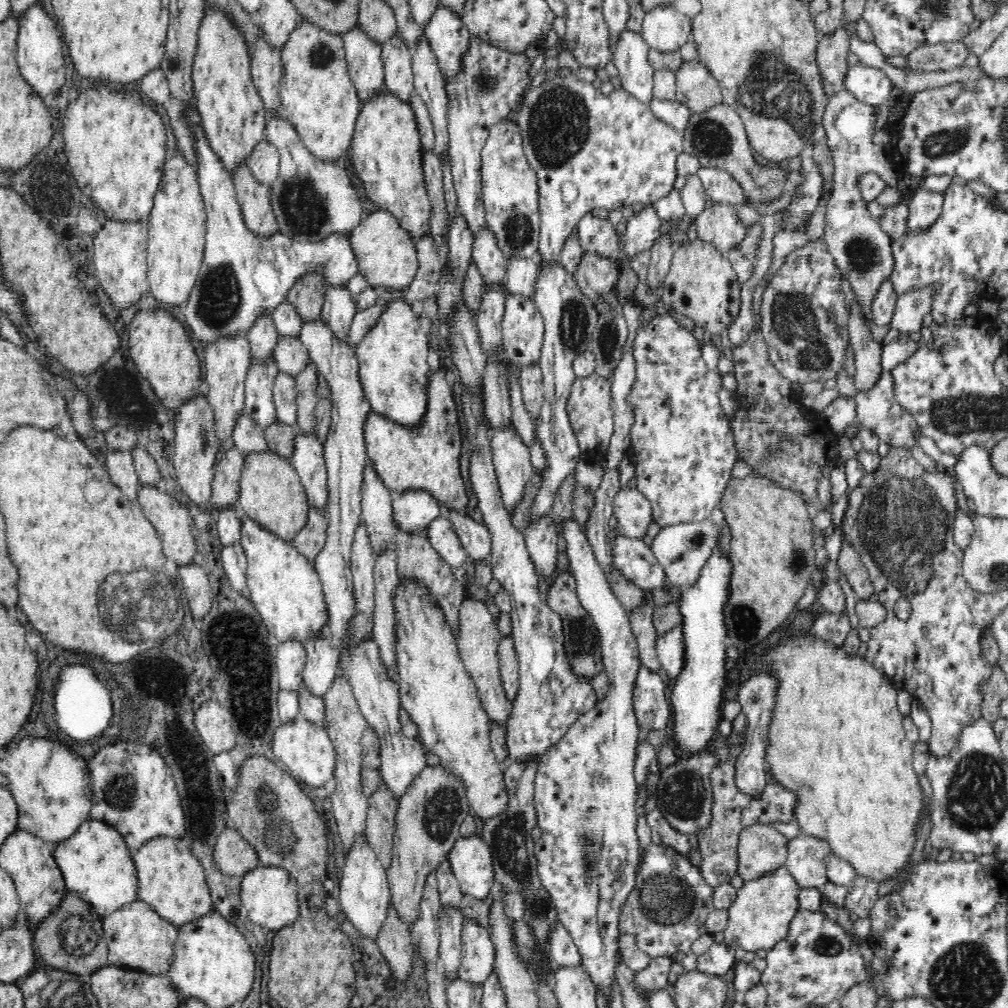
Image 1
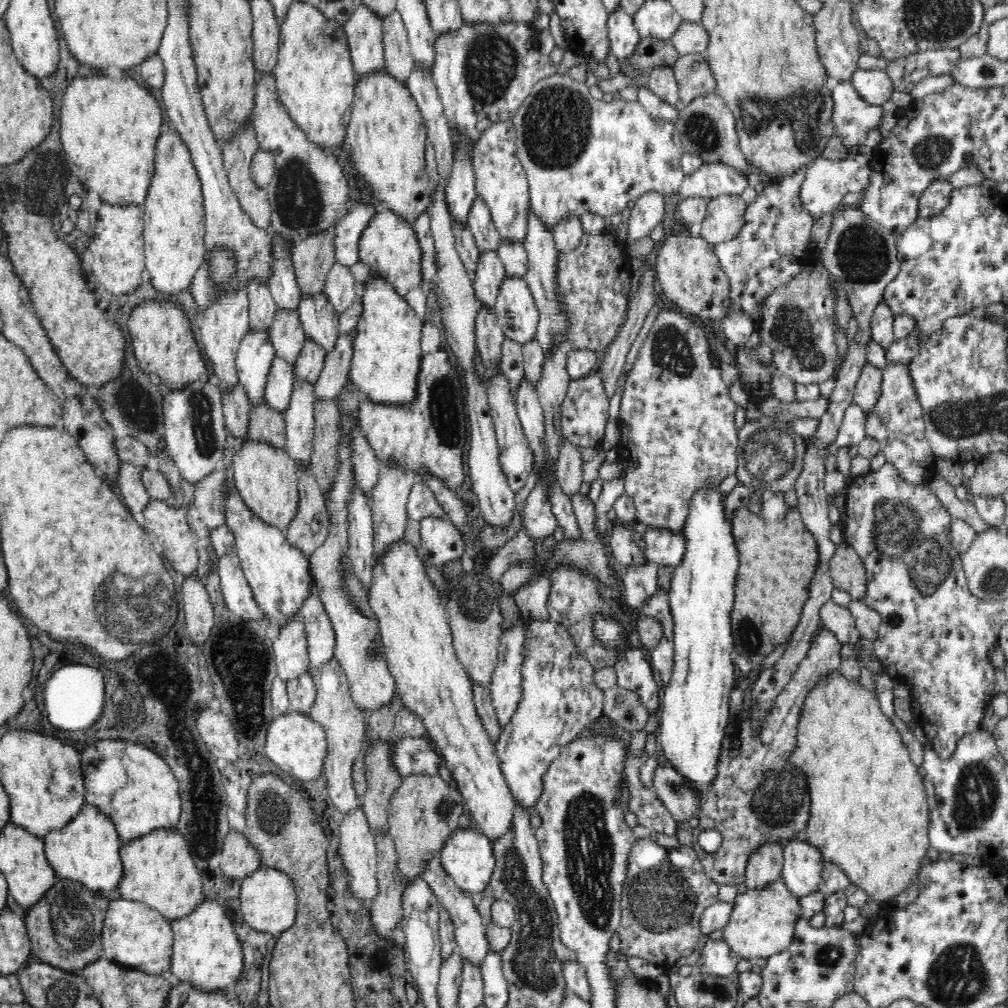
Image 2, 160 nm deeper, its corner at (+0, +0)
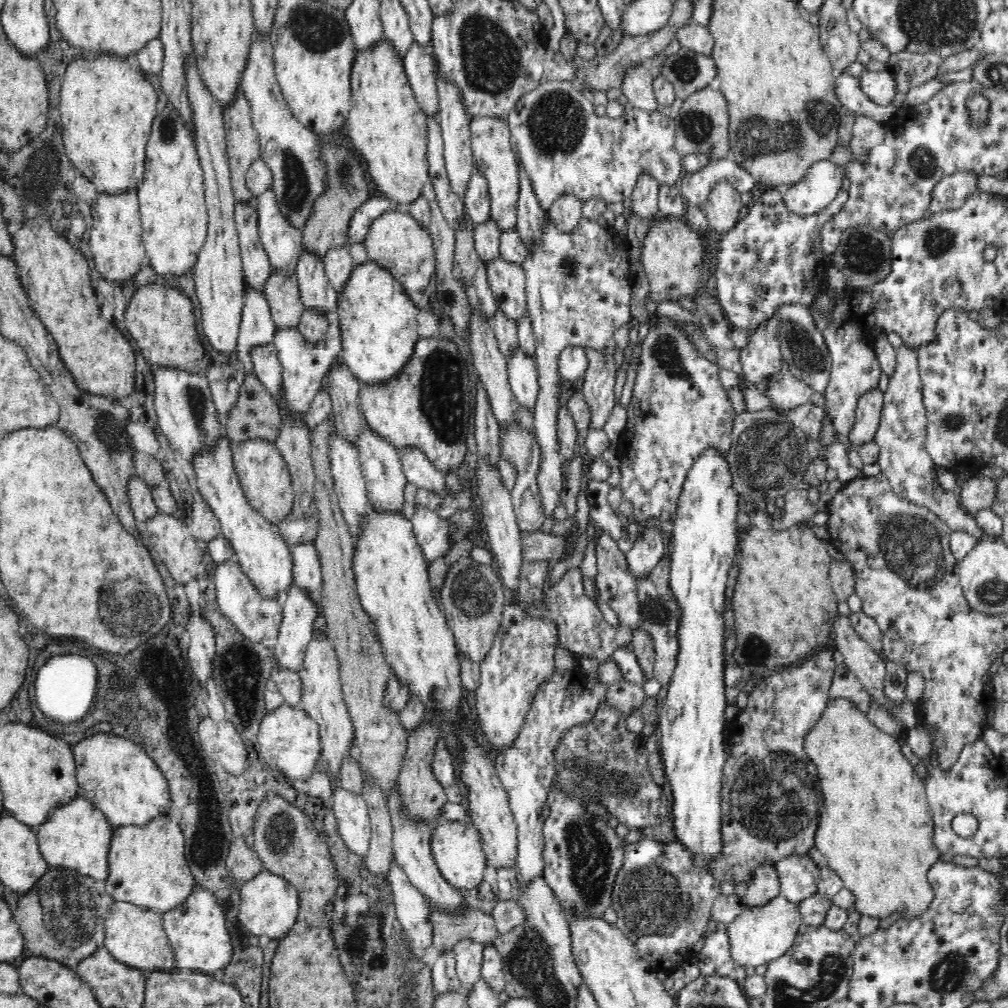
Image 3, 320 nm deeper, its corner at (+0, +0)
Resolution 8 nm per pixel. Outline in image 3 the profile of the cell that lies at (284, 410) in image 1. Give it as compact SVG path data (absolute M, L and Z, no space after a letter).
M273 343L266 344L266 346L254 346L250 350L250 361L252 361L253 374L274 399L280 399L280 390L283 386L282 365L278 360L278 353Z

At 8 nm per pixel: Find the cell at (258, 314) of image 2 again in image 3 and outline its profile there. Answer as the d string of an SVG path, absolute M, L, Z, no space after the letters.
M251 203L234 204L234 223L241 248L242 268L247 286L263 290L272 271L269 257L259 240L258 215Z

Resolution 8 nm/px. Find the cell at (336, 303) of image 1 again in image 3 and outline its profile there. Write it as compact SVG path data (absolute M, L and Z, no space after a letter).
M347 245L333 247L323 257L323 264L330 286L340 294L345 284L349 282L350 275L356 266L349 247Z

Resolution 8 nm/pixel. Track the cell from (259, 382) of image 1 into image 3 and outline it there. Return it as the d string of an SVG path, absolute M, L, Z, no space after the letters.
M246 286L244 301L237 338L238 360L246 374L253 374L250 350L272 343L276 327L262 290Z

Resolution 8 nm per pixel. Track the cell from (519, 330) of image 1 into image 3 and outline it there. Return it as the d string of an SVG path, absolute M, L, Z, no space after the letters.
M499 256L486 266L486 276L490 290L494 293L497 308L504 314L520 322L526 310L525 272L520 265L510 263Z

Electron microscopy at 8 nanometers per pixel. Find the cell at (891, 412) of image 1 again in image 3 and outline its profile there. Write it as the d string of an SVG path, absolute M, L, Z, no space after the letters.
M904 344L896 348L896 368L894 374L889 378L888 390L886 390L886 394L883 396L883 401L881 419L874 441L879 448L879 459L877 462L881 468L881 472L888 479L894 493L903 499L913 501L914 504L930 509L930 512L933 512L940 520L948 524L953 531L964 531L975 536L980 541L984 541L984 533L976 525L975 515L965 511L960 506L960 501L956 494L957 491L945 490L940 486L938 474L936 474L936 466L927 453L925 447L927 436L926 407L923 405L917 349Z

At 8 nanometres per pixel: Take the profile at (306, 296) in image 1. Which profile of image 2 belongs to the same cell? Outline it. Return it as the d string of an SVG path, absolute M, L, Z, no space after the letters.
M335 223L328 230L318 231L308 239L302 239L295 242L292 248L292 263L294 264L295 277L298 281L299 290L304 295L317 295L324 288L326 274L335 264L335 248L332 242L335 237Z

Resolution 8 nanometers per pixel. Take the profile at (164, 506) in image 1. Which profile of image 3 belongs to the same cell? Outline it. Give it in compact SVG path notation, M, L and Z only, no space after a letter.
M158 512L143 524L142 529L179 589L196 579L202 556L198 554L197 539L194 540L184 522L174 515Z

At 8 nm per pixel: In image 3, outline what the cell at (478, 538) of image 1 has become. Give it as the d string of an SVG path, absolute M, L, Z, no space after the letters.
M406 447L400 450L402 471L406 475L406 480L415 484L418 489L436 491L442 496L450 495L450 490L446 489L444 475L434 464L430 462L424 452L416 447Z

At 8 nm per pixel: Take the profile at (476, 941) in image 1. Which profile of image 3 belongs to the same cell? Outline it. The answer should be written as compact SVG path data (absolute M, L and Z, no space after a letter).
M394 782L392 791L386 798L386 807L389 808L389 815L393 823L393 856L394 862L398 863L407 874L410 882L423 895L427 897L430 904L438 907L439 910L447 911L447 914L457 914L462 906L465 906L464 895L453 887L438 871L438 865L434 861L432 849L430 849L430 838L433 833L429 822L411 822L406 814L400 810L399 788Z

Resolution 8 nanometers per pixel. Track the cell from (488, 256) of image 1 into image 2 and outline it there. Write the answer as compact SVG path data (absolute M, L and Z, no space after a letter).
M477 197L470 208L466 223L469 225L479 251L497 251L502 238L496 230L487 204Z

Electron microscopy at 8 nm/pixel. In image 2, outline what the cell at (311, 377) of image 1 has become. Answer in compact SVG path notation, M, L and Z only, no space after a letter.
M306 338L293 367L297 379L315 384L318 376L321 375L326 355L327 351L324 351L314 340Z

